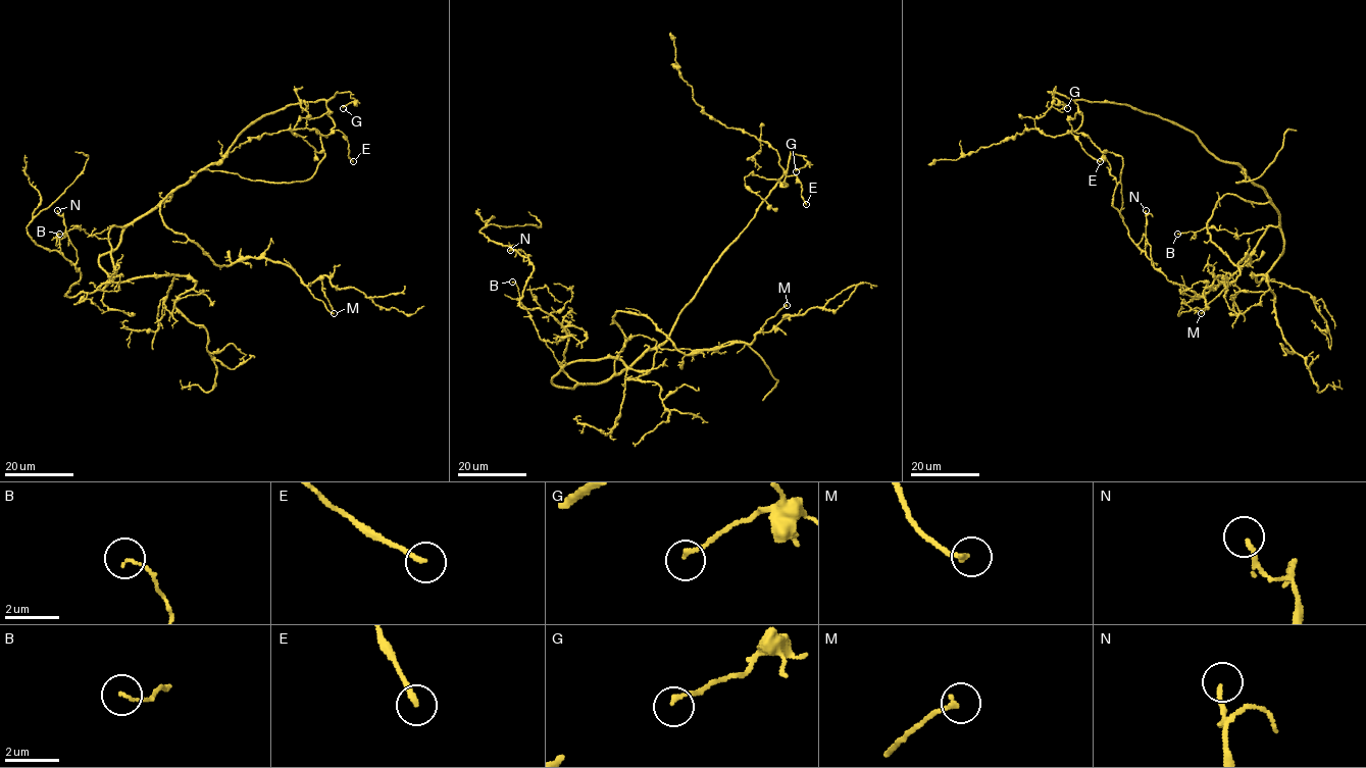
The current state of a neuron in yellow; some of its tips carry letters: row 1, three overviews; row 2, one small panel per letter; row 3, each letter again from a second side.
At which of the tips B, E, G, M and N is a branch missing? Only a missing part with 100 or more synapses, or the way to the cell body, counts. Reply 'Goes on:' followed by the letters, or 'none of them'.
Goes on: none of them

